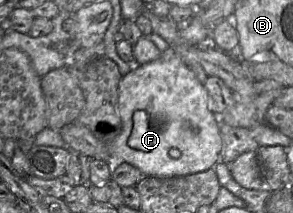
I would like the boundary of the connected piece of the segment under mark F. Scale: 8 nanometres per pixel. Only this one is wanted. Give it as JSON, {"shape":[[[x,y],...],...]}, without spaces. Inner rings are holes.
{"shape":[[[170,47],[158,59],[140,64],[122,76],[118,110],[122,131],[110,143],[100,141],[74,121],[59,132],[69,150],[112,163],[127,162],[147,176],[175,177],[214,168],[220,159],[220,120],[210,107],[209,95],[194,72]]]}

